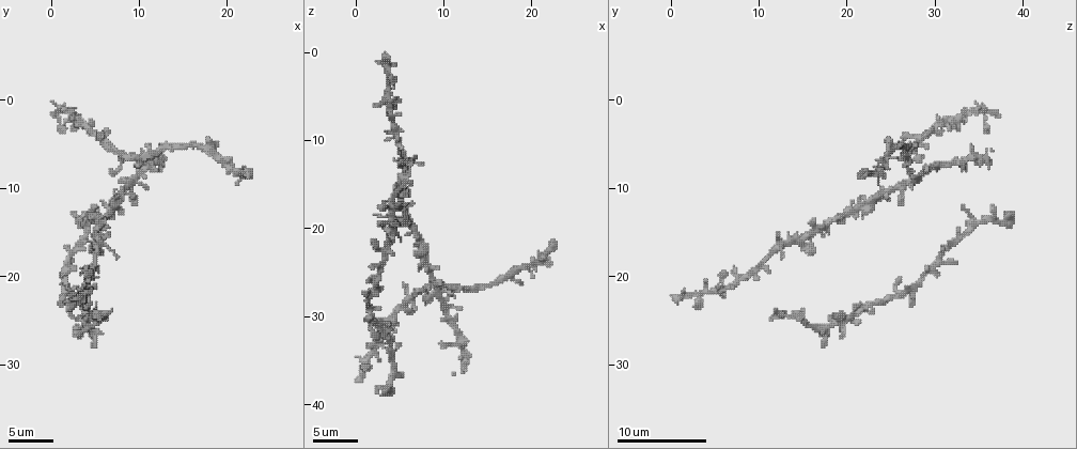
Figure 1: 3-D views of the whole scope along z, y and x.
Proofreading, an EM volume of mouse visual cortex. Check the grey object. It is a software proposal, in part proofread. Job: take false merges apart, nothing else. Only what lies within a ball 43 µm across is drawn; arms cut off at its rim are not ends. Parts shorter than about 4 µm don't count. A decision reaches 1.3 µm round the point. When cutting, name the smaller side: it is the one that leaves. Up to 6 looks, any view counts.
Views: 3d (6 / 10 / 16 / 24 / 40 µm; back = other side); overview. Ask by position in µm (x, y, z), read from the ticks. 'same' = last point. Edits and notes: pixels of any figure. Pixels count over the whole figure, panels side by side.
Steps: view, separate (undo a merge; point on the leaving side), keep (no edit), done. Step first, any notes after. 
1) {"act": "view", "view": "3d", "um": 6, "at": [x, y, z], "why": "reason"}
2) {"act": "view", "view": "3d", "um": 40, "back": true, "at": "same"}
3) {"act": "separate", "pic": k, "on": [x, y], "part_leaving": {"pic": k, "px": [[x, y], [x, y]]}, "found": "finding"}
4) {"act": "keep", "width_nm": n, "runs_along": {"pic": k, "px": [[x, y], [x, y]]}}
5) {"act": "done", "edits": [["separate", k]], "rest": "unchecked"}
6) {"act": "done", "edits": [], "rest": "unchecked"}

{"act": "view", "view": "3d", "um": 10, "at": [6.2, 24.6, 13.2], "why": "three arms meet"}

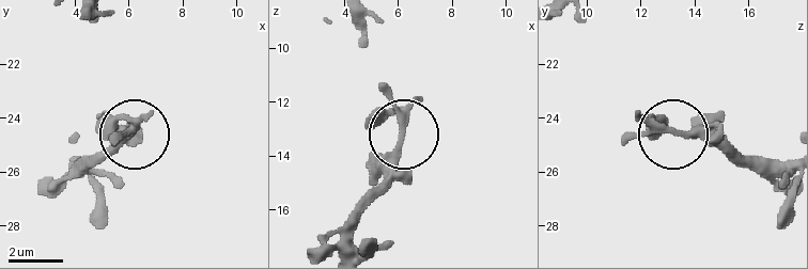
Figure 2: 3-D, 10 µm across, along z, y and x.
{"act": "keep", "arms": 3, "found": "one neuron here"}

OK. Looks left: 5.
{"act": "view", "view": "3d", "um": 10, "at": [4.6, 19.6, 9.2], "why": "four or more arms meet"}

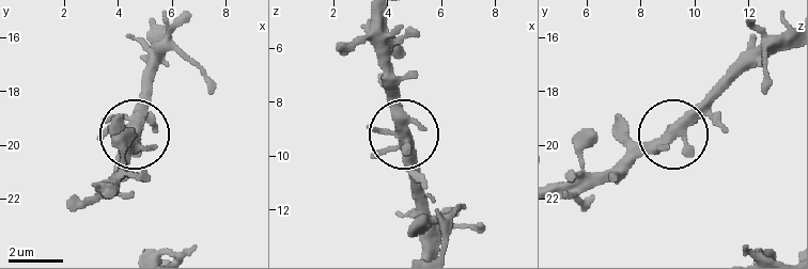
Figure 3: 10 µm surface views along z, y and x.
{"act": "keep", "width_nm": 360, "runs_along": {"pic": 3, "px": [[726, 85], [680, 127], [639, 143], [607, 168]]}, "found": "all the same neuron"}

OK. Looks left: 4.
{"act": "view", "view": "3d", "um": 10, "at": [9.0, 9.4, 27.2], "why": "four arms meet"}

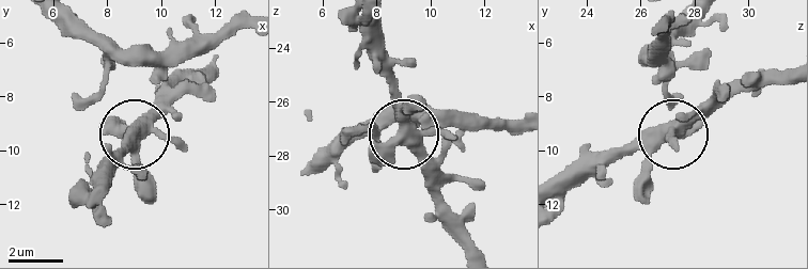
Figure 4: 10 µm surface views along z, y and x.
{"act": "keep", "width_nm": 460, "found": "continuous, no second neuron"}

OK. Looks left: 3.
{"act": "done", "edits": [], "rest": "unchecked"}

